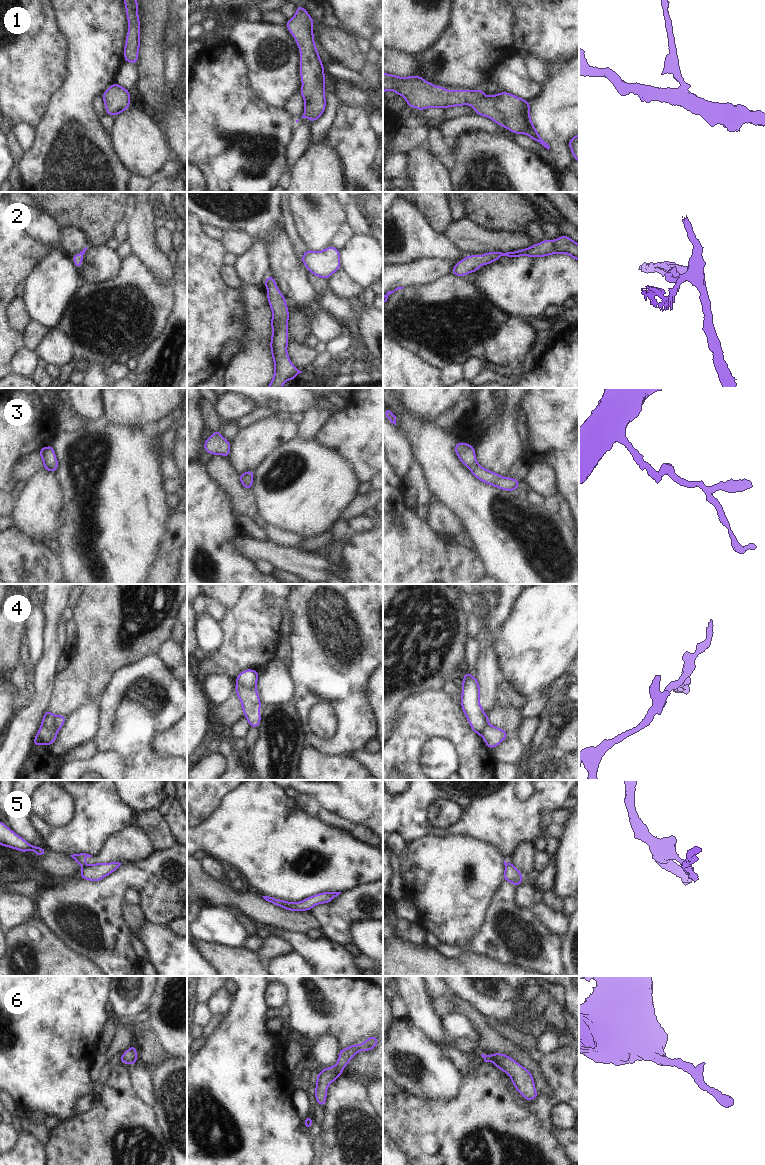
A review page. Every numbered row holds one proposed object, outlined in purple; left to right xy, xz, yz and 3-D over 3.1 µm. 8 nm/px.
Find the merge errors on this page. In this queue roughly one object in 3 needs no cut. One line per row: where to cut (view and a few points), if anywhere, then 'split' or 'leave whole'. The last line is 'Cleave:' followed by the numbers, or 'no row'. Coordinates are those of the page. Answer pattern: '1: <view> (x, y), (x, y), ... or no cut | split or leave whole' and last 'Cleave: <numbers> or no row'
1: no cut | leave whole
2: no cut | leave whole
3: no cut | leave whole
4: xz (236, 682), (243, 689), (249, 689), (256, 685) | split
5: xy (101, 863), (83, 867) | split
6: no cut | leave whole
Cleave: 4, 5

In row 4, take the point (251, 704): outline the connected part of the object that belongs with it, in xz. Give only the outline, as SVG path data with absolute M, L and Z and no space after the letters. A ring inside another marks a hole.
M236 683L235 693L237 694L244 713L244 718L247 719L249 726L258 728L261 723L261 700L258 695L257 685L248 690L243 690Z

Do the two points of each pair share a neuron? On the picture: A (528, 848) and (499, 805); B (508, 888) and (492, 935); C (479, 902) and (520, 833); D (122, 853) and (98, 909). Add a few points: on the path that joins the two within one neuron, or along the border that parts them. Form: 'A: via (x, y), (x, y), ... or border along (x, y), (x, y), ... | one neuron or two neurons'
A: border along (532, 843), (520, 843), (512, 855) | two neurons
B: via (504, 900), (503, 904), (493, 914), (492, 923) | one neuron
C: border along (485, 842), (494, 845), (504, 857) | two neurons
D: border along (145, 858), (139, 861), (124, 861), (122, 863) | two neurons

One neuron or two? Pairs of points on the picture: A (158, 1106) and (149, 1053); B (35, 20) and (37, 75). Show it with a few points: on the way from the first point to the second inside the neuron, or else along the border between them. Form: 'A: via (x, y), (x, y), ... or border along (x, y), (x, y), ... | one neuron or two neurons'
A: border along (168, 1054), (160, 1063), (155, 1064), (150, 1069) | two neurons
B: via (41, 33), (37, 37), (37, 61) | one neuron

